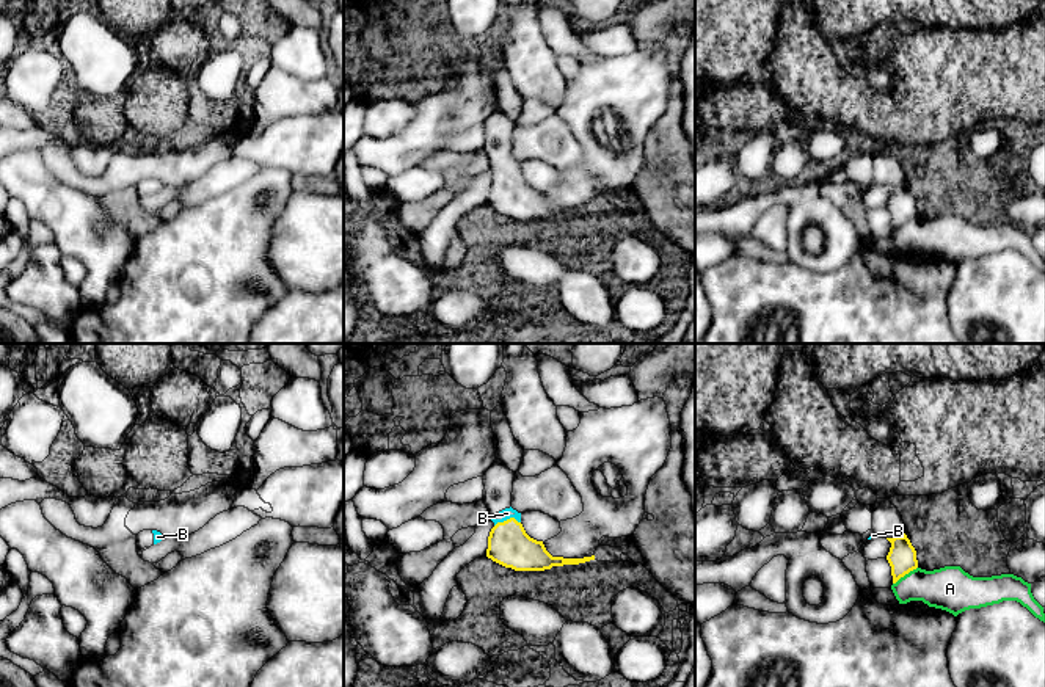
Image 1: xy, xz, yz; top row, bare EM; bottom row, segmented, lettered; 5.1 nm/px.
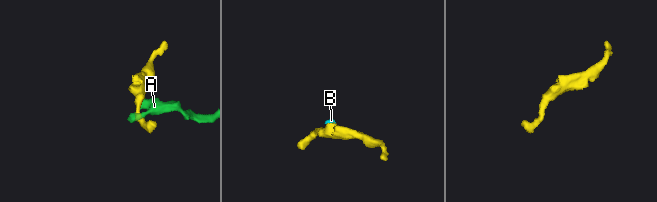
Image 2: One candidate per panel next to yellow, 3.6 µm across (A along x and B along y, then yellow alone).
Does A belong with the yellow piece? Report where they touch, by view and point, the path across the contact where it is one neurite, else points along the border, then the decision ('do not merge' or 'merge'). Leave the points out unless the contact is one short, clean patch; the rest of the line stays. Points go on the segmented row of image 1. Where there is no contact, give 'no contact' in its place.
contact yz (904, 574); border yz (917, 567), (893, 584); do not merge

